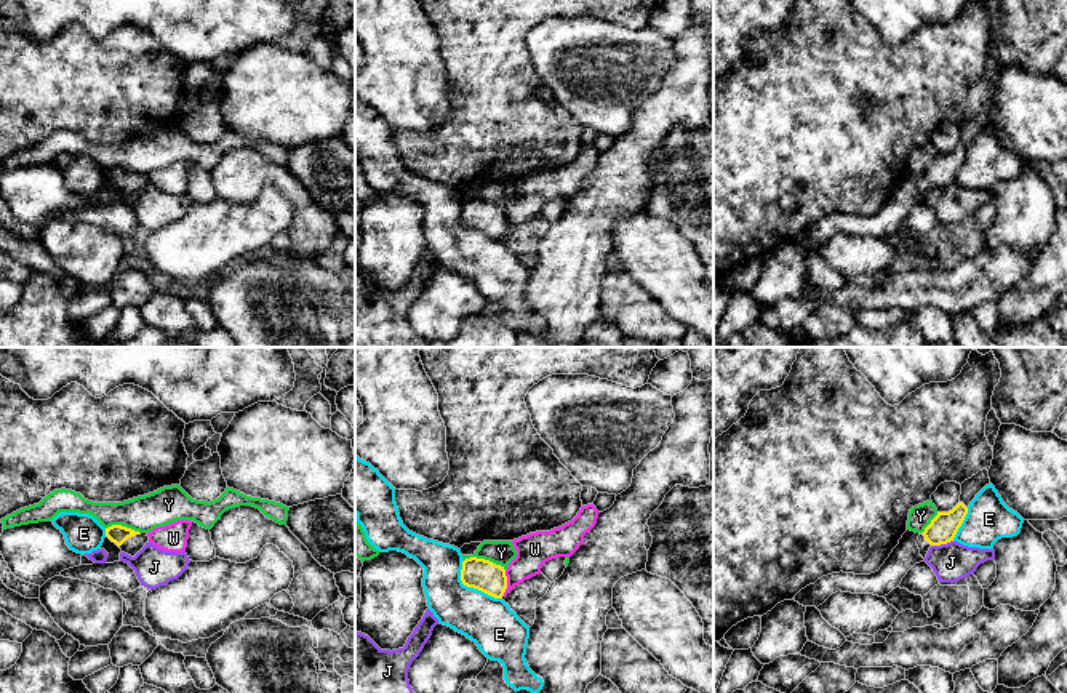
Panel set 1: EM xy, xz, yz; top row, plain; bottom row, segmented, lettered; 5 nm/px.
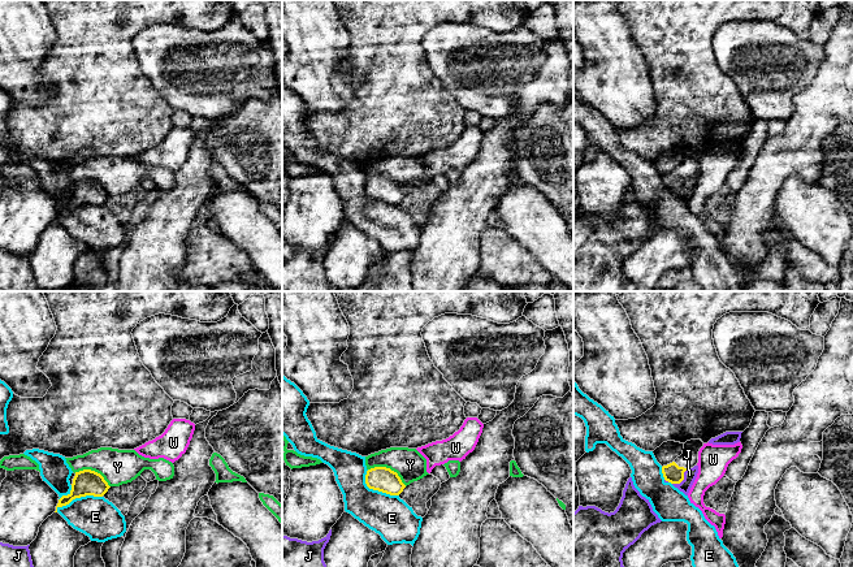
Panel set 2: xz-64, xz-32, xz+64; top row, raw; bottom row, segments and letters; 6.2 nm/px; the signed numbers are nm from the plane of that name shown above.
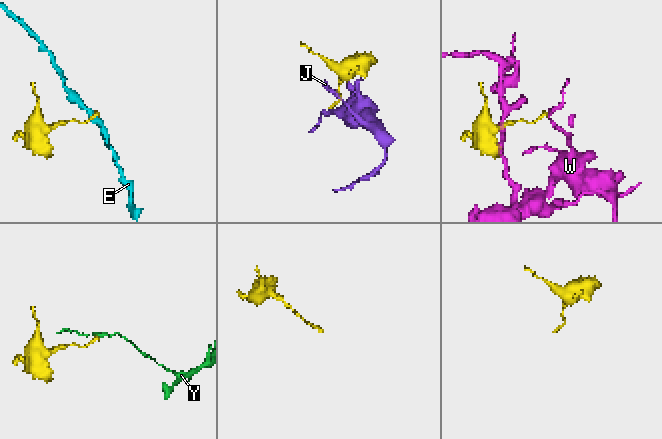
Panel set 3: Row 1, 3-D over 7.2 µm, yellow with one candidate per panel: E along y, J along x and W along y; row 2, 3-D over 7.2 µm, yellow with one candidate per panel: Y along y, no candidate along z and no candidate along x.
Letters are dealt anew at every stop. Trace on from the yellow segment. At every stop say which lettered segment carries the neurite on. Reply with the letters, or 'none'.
none

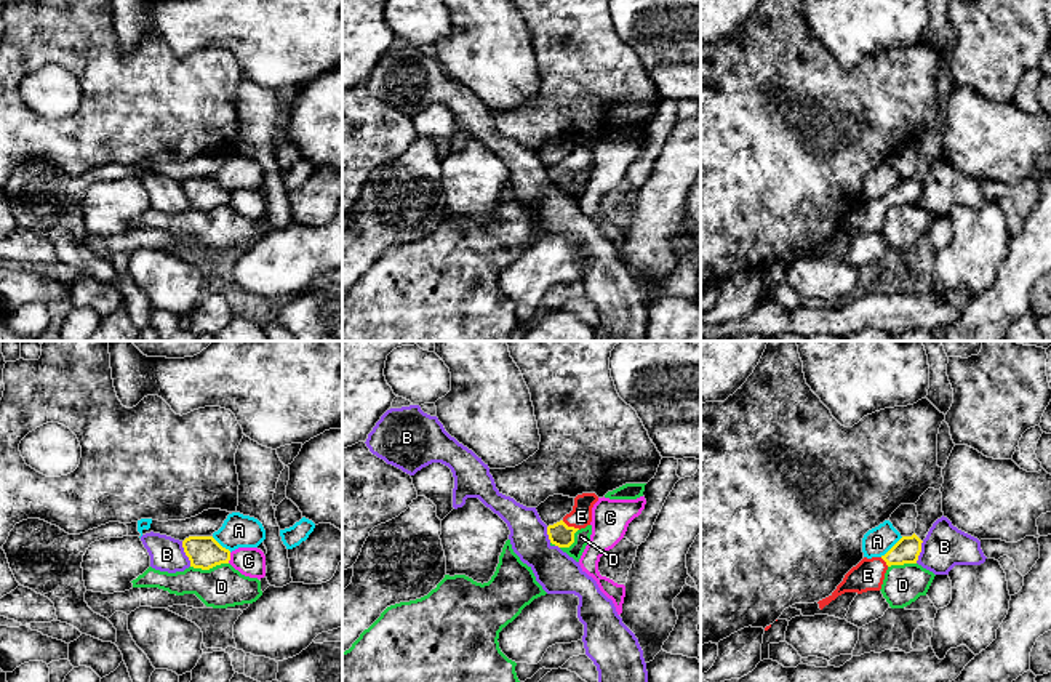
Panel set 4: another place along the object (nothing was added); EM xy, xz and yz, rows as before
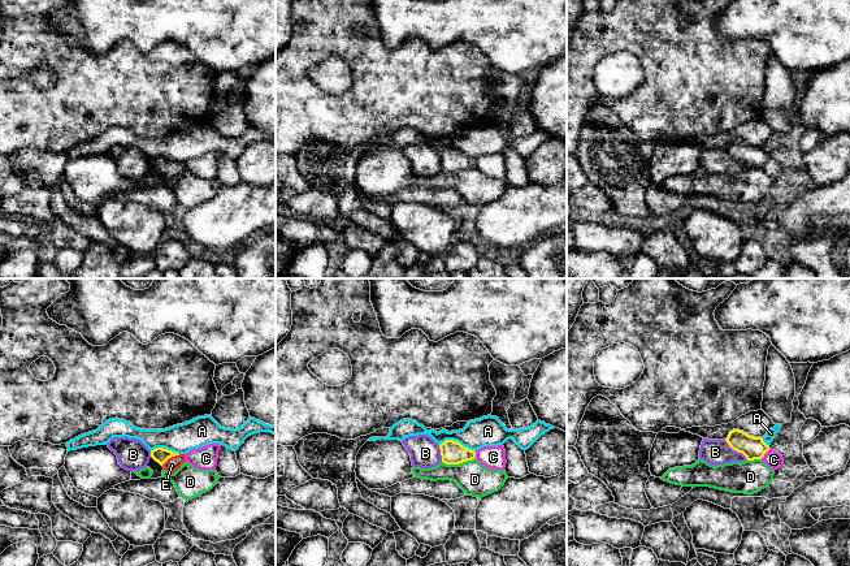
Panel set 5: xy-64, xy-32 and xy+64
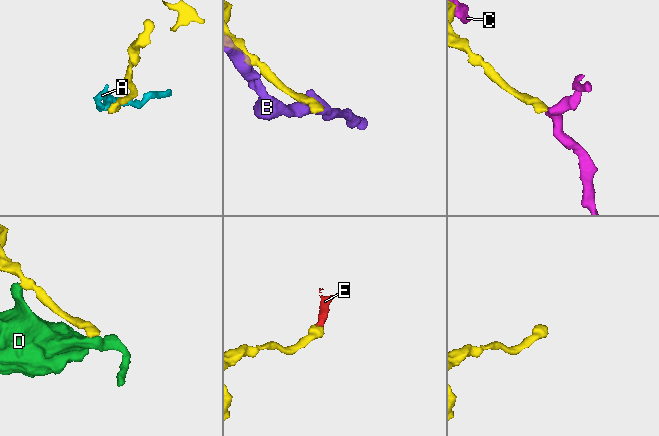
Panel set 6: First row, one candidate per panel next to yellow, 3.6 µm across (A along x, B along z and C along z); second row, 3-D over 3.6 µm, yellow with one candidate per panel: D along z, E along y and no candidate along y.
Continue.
E

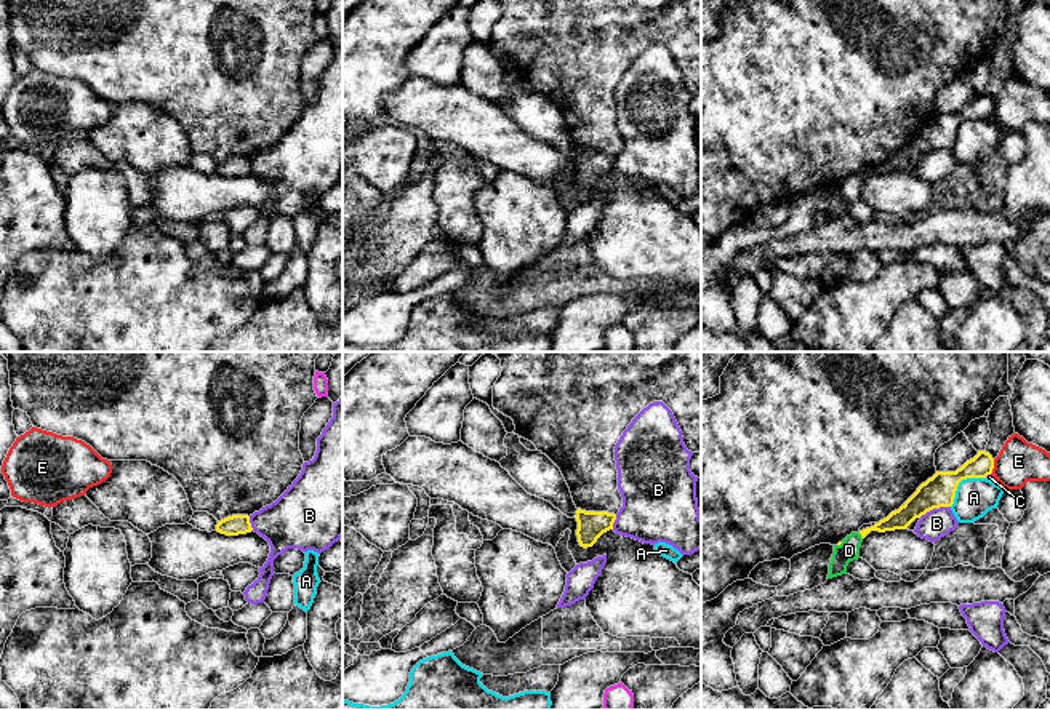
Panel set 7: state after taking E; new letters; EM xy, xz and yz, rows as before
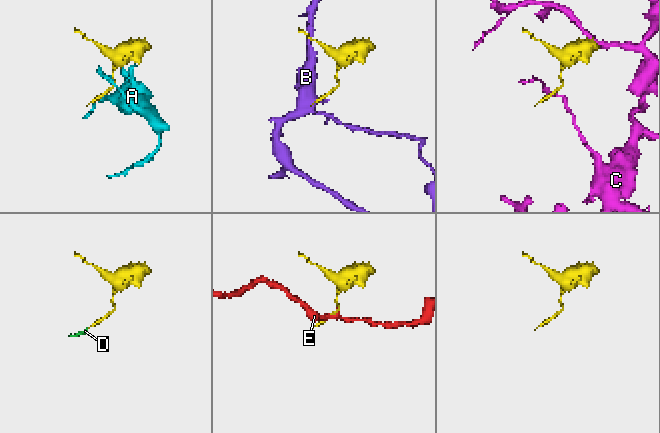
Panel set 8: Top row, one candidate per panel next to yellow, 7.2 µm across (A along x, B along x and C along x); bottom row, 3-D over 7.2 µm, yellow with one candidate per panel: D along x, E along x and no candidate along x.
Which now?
D

